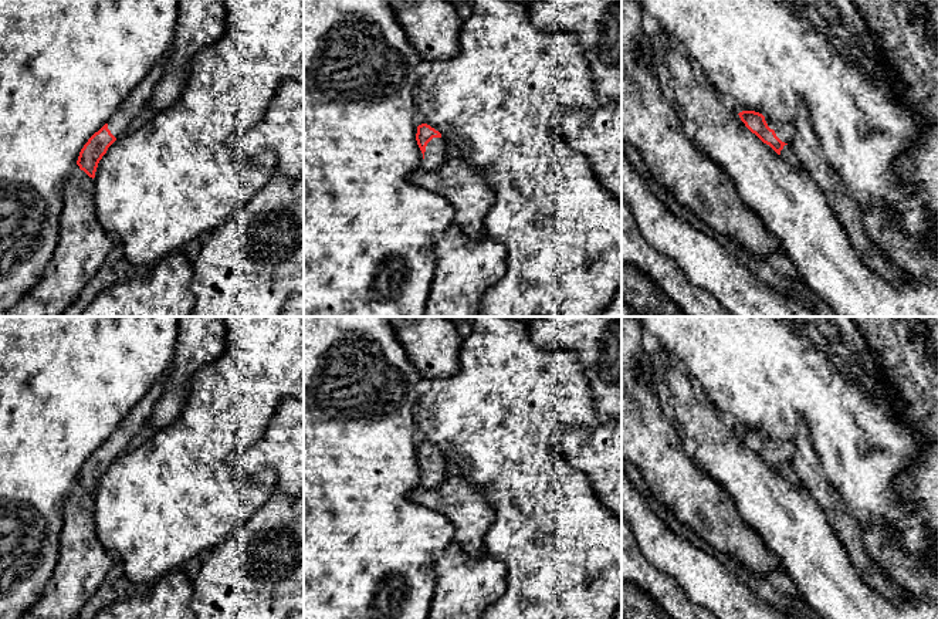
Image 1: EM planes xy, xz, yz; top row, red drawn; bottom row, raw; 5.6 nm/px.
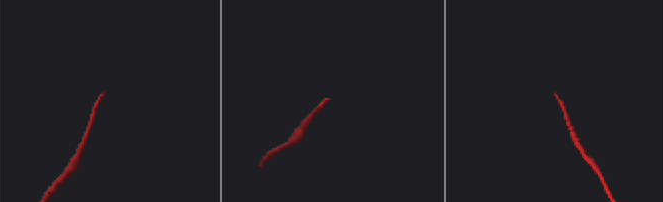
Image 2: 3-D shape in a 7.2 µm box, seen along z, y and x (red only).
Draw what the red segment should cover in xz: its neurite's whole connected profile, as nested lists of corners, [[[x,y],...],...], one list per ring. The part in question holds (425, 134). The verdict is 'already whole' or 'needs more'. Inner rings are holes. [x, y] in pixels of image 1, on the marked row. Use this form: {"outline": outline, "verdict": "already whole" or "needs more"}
{"outline": [[[421,124],[417,126],[416,141],[423,153],[423,163],[419,170],[430,172],[447,162],[447,142],[438,131]]], "verdict": "needs more"}

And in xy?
{"outline": [[[170,50],[149,71],[149,74],[129,92],[109,121],[95,132],[79,152],[77,165],[89,177],[95,177],[99,160],[108,148],[125,133],[140,109],[150,101],[156,82],[162,78]]], "verdict": "needs more"}

